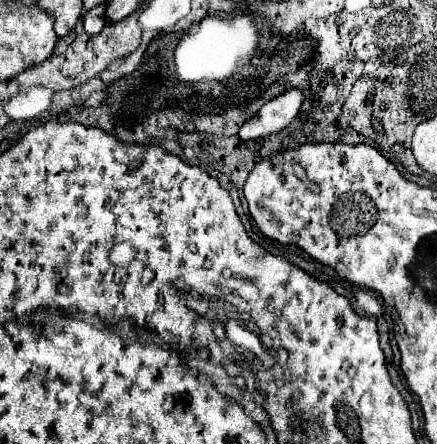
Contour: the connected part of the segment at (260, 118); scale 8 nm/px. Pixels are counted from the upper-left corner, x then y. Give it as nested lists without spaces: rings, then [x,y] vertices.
[[[299,88],[285,90],[277,98],[263,104],[261,110],[241,126],[237,136],[241,140],[255,140],[283,130],[297,116],[301,102],[303,102],[303,94]]]

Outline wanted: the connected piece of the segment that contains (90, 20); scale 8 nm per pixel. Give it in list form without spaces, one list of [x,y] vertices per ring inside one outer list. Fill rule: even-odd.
[[[99,4],[99,6],[91,8],[91,10],[87,10],[85,16],[83,16],[83,30],[85,30],[89,36],[101,32],[105,24],[107,24],[107,22],[105,22],[105,4]]]

